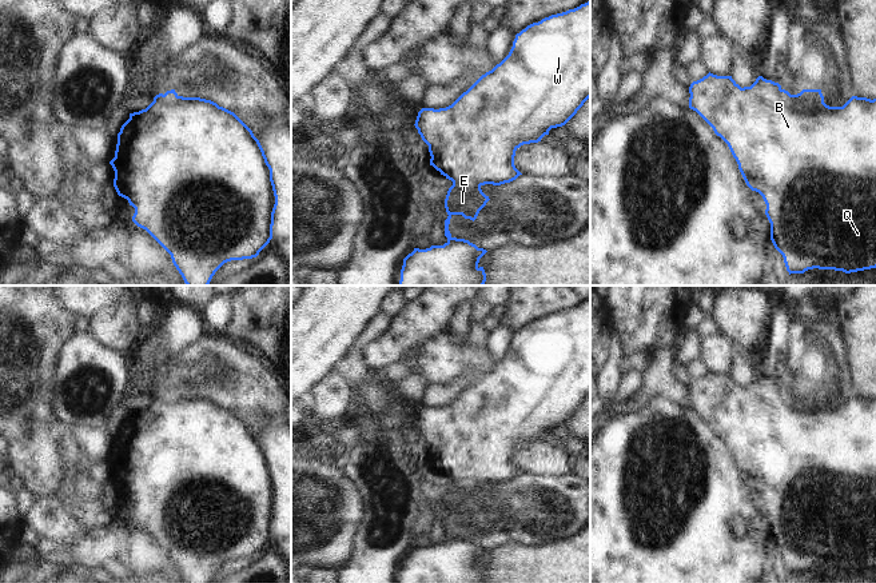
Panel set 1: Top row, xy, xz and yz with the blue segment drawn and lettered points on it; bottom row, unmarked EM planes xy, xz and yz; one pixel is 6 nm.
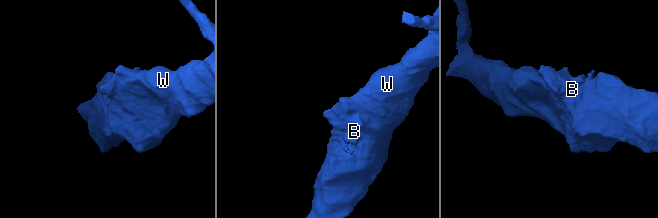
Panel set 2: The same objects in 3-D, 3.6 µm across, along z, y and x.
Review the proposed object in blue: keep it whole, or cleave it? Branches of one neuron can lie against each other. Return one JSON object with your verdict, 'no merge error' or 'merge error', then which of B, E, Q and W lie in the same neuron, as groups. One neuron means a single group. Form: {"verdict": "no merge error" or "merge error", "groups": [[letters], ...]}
{"verdict": "no merge error", "groups": [["B", "E", "Q", "W"]]}

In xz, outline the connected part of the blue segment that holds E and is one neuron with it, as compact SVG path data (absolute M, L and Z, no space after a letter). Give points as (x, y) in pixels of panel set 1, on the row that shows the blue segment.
M590 0L585 4L574 9L569 9L562 13L552 15L549 17L542 19L538 23L533 23L522 29L519 33L515 35L513 41L513 47L509 55L497 64L491 71L482 75L466 92L463 92L451 105L446 108L422 108L418 112L415 120L415 128L421 135L422 140L429 145L430 152L430 165L433 165L437 171L441 172L446 179L453 181L453 185L449 188L446 199L445 199L445 208L447 212L447 219L445 220L445 236L447 241L443 245L431 245L426 249L414 248L411 253L409 253L403 259L403 265L401 269L401 280L398 285L483 285L486 281L486 273L483 267L479 267L479 259L487 252L483 248L478 248L475 244L470 243L465 239L453 237L449 231L450 219L453 215L462 215L465 219L475 220L479 211L486 205L490 200L486 196L481 187L485 184L501 185L505 183L510 183L515 180L519 175L522 175L514 165L514 156L515 151L523 145L530 143L538 143L545 135L549 135L552 128L565 125L584 105L584 103L590 97Z

